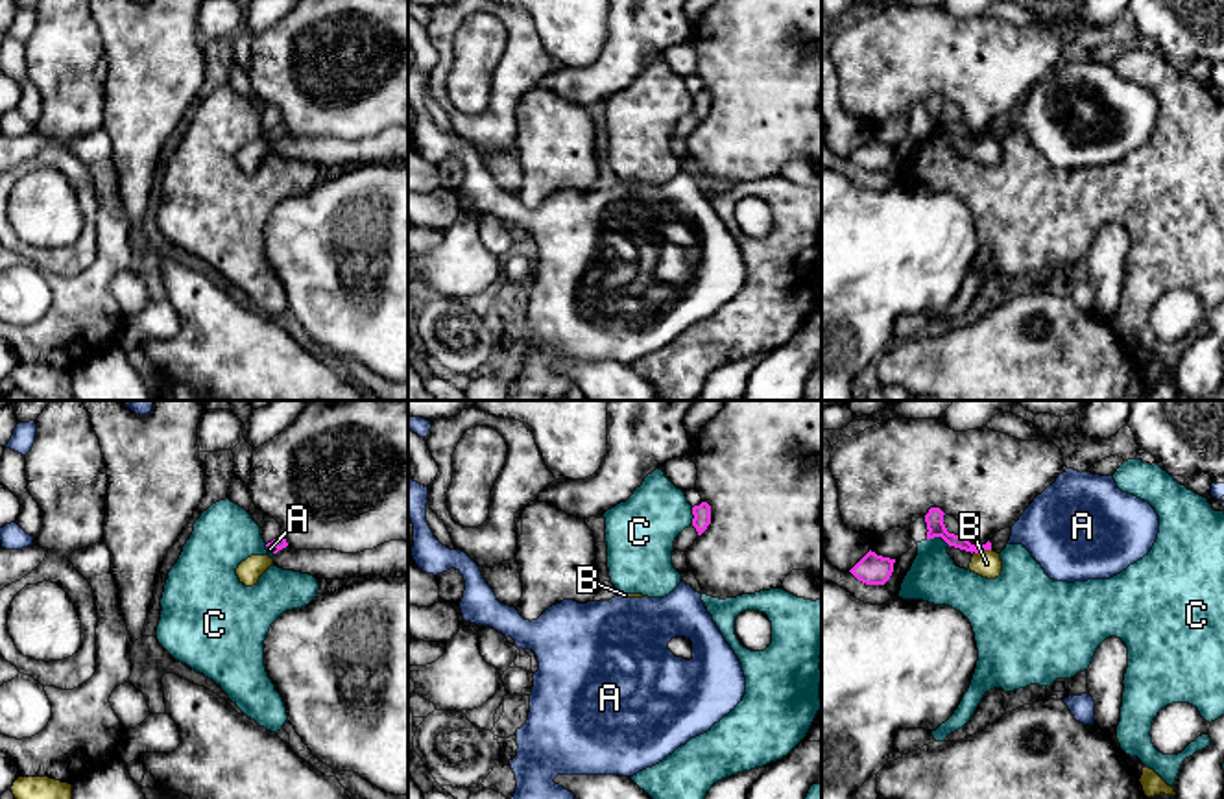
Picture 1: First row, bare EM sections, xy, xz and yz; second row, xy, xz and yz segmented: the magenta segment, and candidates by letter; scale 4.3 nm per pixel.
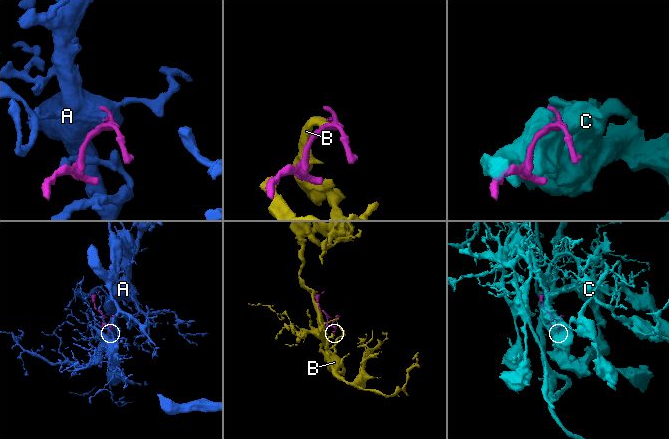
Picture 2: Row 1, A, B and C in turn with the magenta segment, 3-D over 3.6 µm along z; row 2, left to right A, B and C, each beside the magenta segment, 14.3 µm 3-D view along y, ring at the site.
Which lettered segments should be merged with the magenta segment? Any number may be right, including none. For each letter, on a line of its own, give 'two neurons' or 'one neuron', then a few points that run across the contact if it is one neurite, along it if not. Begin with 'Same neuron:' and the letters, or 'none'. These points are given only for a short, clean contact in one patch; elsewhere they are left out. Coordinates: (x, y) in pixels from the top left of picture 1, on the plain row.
Same neuron: A
A: one neuron; line xy (279, 130), (272, 131), (270, 135)
B: two neurons; line yz (990, 135), (975, 141)
C: two neurons

